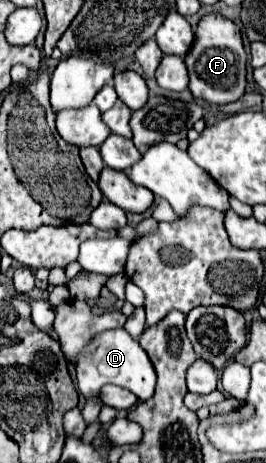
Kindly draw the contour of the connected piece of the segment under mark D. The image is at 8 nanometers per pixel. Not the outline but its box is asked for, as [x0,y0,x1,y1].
[75,329,157,425]

